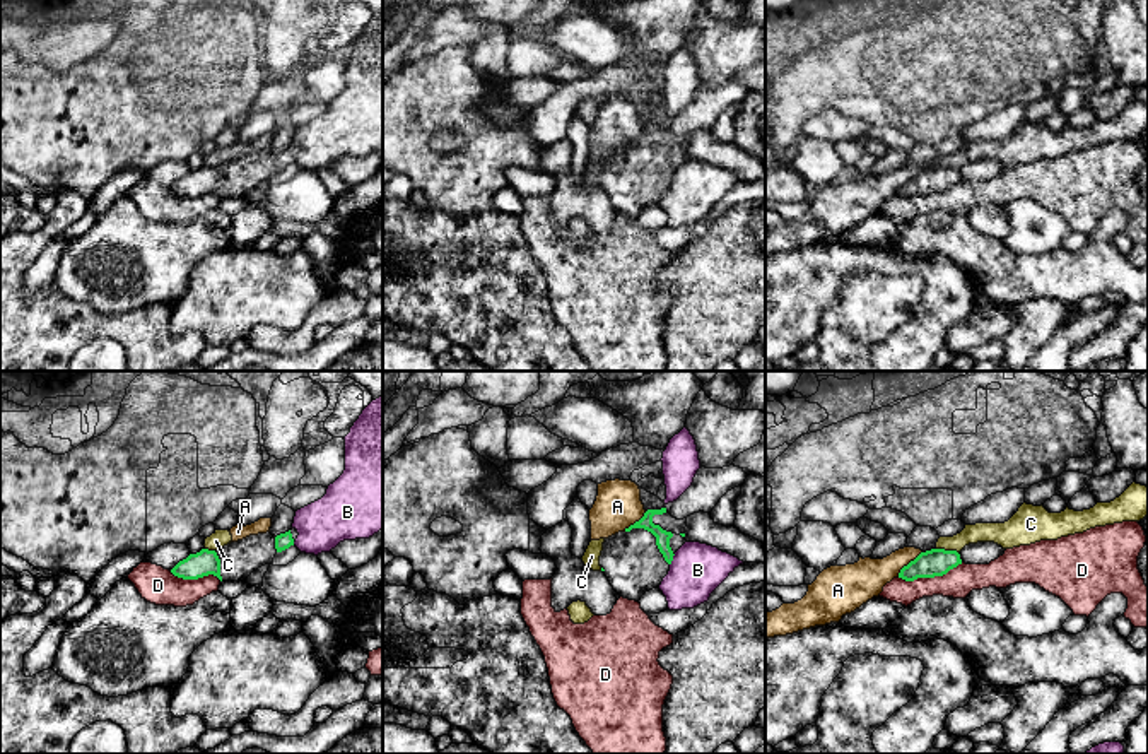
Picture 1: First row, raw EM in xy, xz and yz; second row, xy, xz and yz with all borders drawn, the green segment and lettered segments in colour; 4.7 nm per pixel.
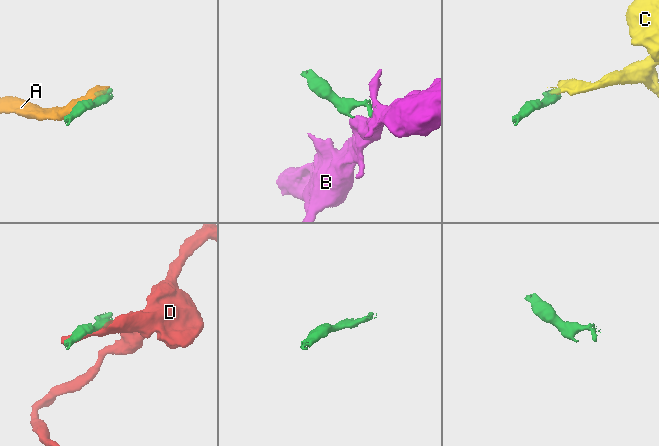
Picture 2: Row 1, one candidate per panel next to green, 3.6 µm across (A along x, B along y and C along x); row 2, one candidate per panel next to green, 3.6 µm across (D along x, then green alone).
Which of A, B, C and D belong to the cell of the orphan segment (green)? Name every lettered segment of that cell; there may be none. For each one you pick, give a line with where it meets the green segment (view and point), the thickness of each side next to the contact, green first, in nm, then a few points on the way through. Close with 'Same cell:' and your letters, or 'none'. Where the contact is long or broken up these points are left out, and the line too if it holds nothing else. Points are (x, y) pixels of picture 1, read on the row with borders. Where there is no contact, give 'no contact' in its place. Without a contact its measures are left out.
Same cell: none

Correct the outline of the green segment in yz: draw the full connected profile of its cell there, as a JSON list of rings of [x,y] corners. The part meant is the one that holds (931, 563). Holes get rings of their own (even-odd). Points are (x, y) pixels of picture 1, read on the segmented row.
[[[931,549],[921,552],[914,561],[904,566],[899,578],[914,581],[917,578],[943,576],[958,564],[962,564],[962,559],[957,551]]]

